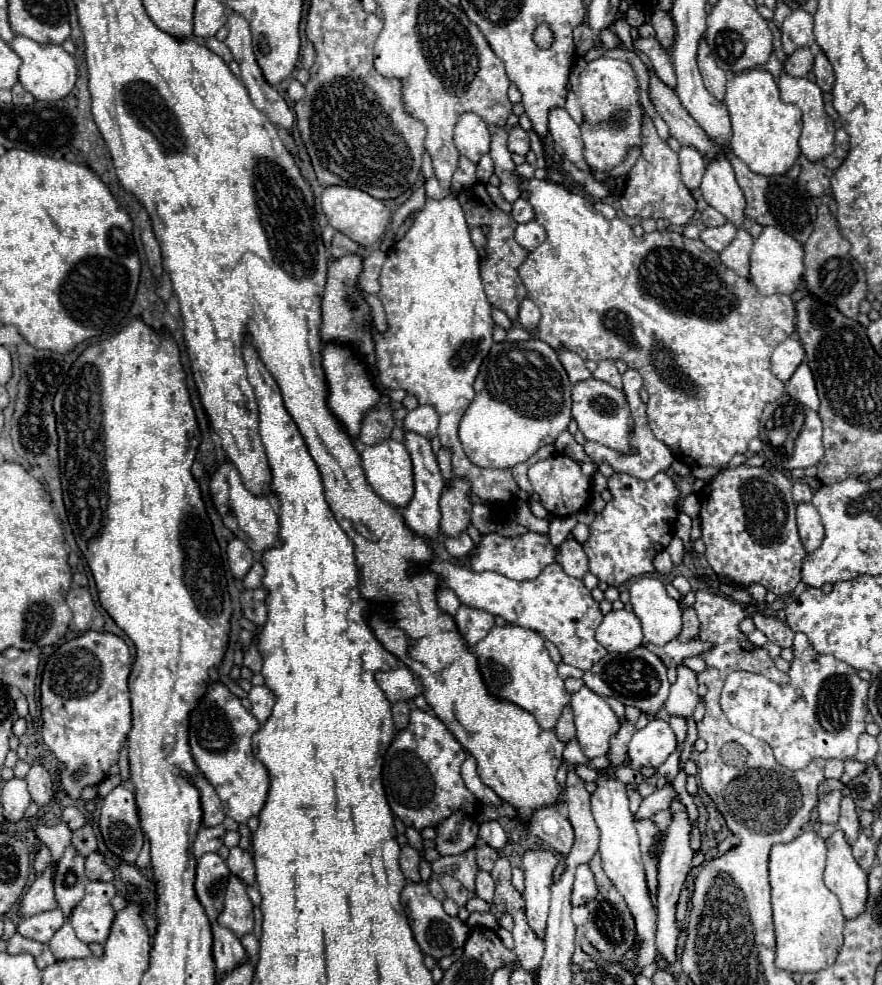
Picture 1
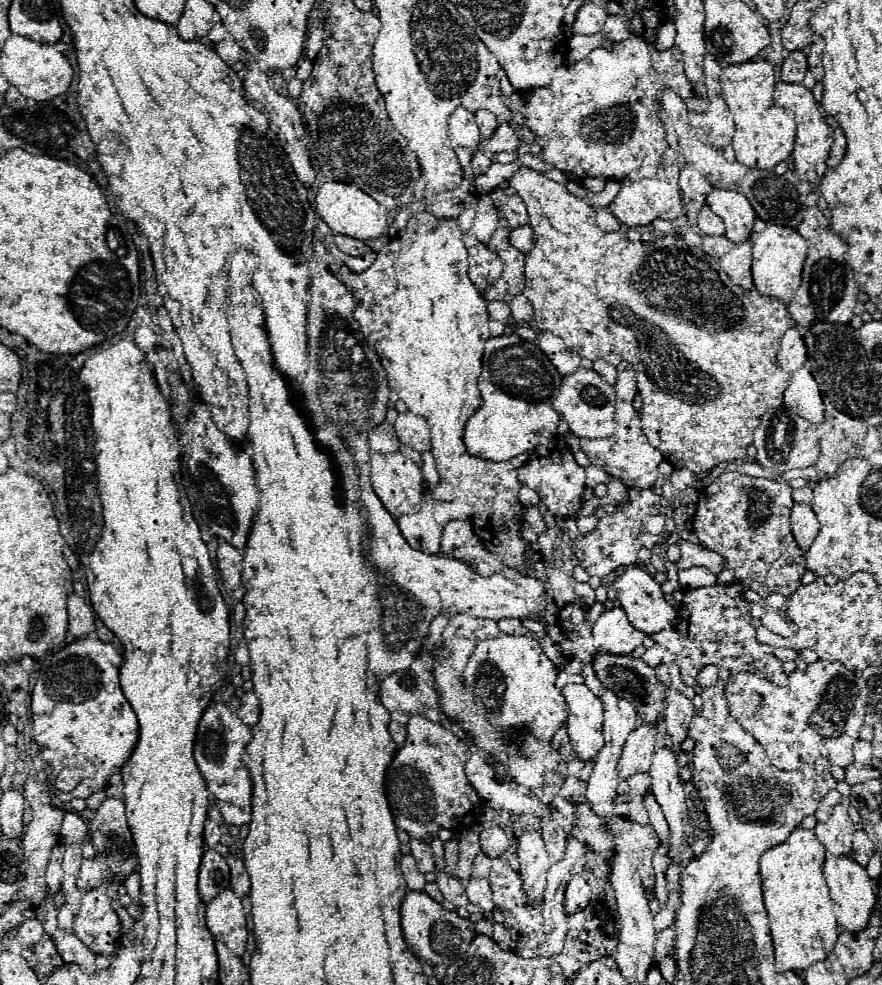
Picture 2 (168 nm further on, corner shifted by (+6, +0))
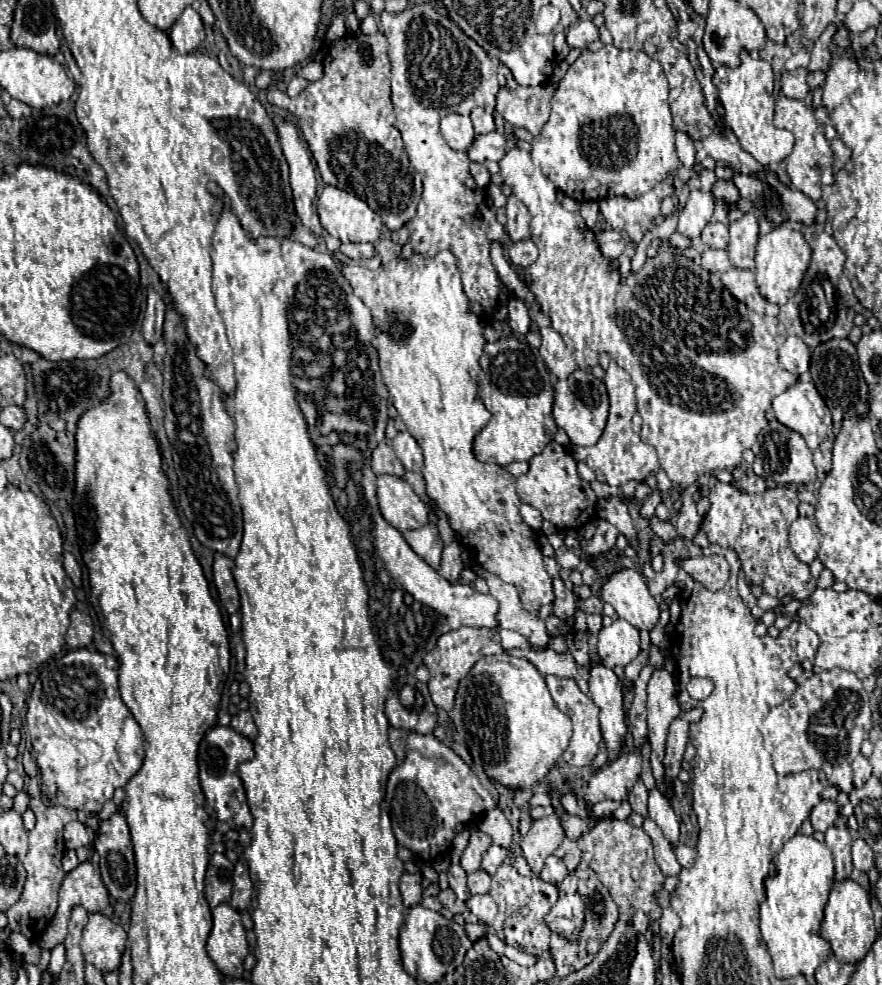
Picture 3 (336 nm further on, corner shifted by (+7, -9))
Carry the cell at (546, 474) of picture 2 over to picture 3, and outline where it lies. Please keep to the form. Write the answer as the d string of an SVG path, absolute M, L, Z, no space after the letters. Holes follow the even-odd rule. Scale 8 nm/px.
M550 441L540 455L530 459L528 473L516 479L516 493L522 503L536 507L542 517L554 523L558 529L578 529L596 519L596 493L588 481L578 477L576 459L556 441Z

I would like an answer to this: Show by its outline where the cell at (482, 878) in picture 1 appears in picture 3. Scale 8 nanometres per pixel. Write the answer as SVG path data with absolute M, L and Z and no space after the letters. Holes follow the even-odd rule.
M472 895L466 905L484 925L492 925L492 921L498 913L498 907L490 895Z

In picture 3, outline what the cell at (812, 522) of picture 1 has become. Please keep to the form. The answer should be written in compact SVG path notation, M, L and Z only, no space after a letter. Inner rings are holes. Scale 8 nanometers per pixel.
M798 517L790 525L790 545L796 553L796 557L804 563L812 563L816 559L818 547L820 547L820 529L816 521L808 517Z

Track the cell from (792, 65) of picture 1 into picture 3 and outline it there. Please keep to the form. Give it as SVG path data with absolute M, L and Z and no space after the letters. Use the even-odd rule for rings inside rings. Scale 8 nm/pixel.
M794 69L794 71L784 71L782 73L782 93L790 99L804 99L806 93L810 91L808 83L806 83L806 69Z

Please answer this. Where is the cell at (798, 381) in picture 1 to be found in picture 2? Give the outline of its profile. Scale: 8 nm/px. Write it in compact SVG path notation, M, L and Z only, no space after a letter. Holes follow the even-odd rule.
M805 366L791 374L791 382L783 392L783 402L813 424L823 420L823 400L815 380Z

